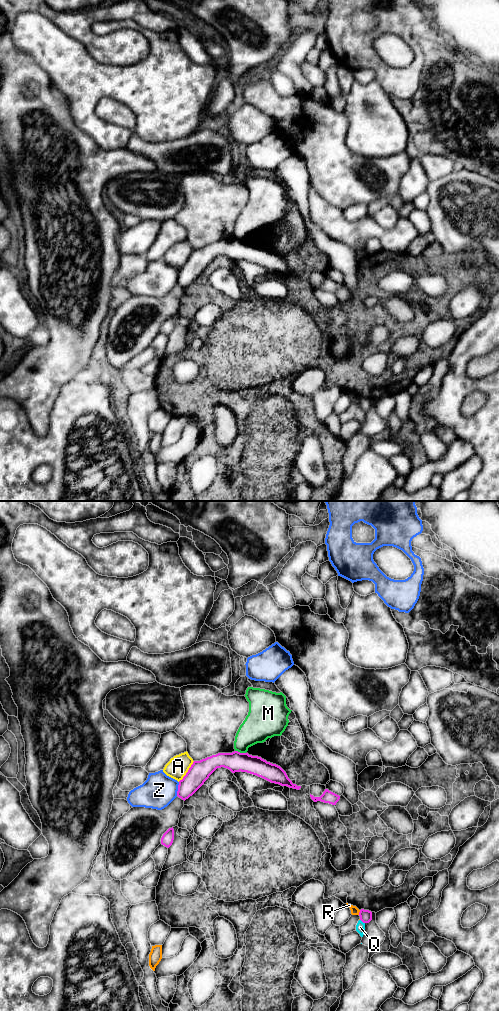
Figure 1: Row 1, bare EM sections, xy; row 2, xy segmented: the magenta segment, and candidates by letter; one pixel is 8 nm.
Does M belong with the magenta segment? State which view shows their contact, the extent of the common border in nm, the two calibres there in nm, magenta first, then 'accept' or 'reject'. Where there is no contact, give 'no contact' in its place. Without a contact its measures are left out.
contact in xy; length 90 nm; calibres 160 and 240 nm; reject

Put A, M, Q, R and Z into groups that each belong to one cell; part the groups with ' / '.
A / M / Q R / Z

